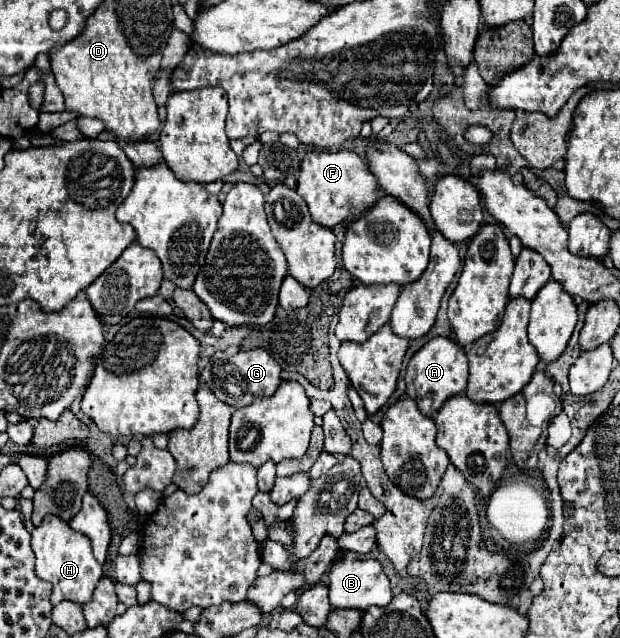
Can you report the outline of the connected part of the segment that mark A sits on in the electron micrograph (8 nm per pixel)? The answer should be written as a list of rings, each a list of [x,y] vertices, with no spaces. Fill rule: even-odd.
[[[435,337],[431,341],[427,341],[411,357],[411,361],[407,365],[405,381],[407,381],[407,395],[417,401],[421,413],[427,415],[427,417],[433,417],[433,413],[439,411],[439,407],[443,405],[445,399],[465,391],[465,385],[467,385],[467,357],[465,357],[463,347],[459,343],[447,339],[447,337]]]

